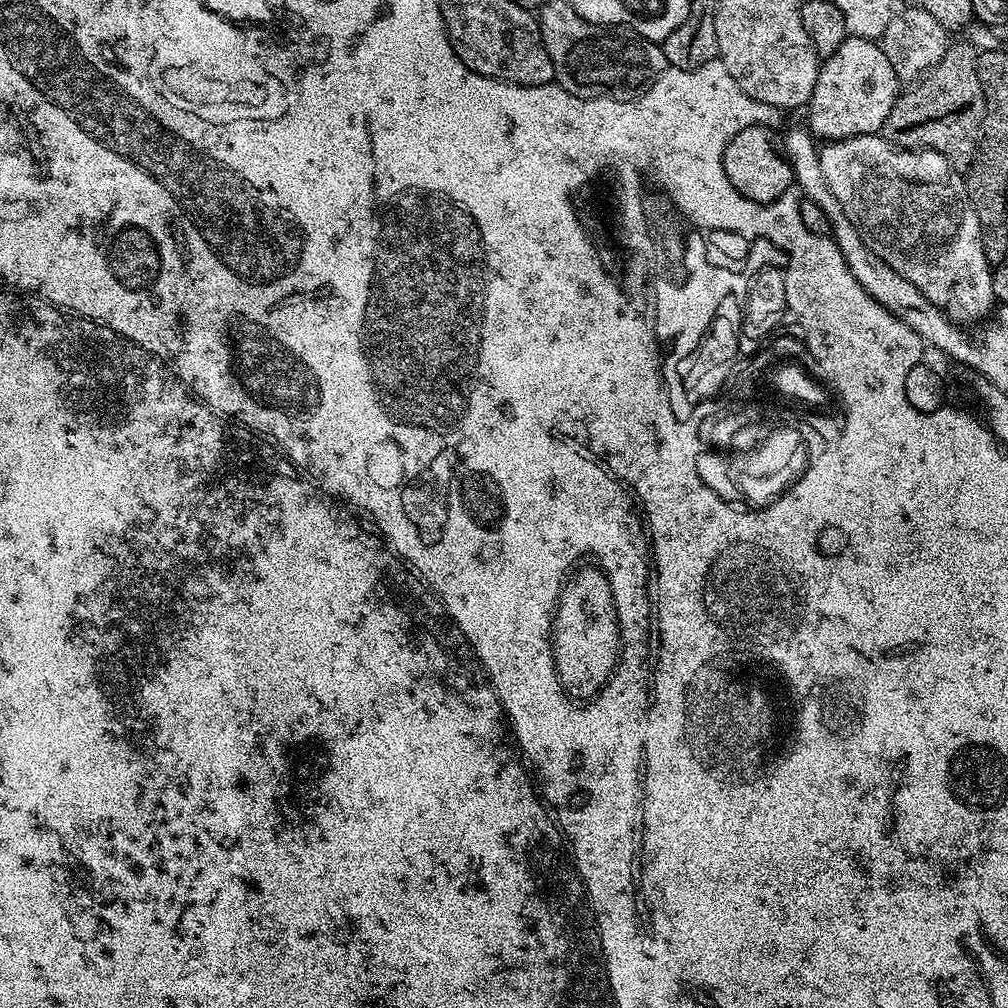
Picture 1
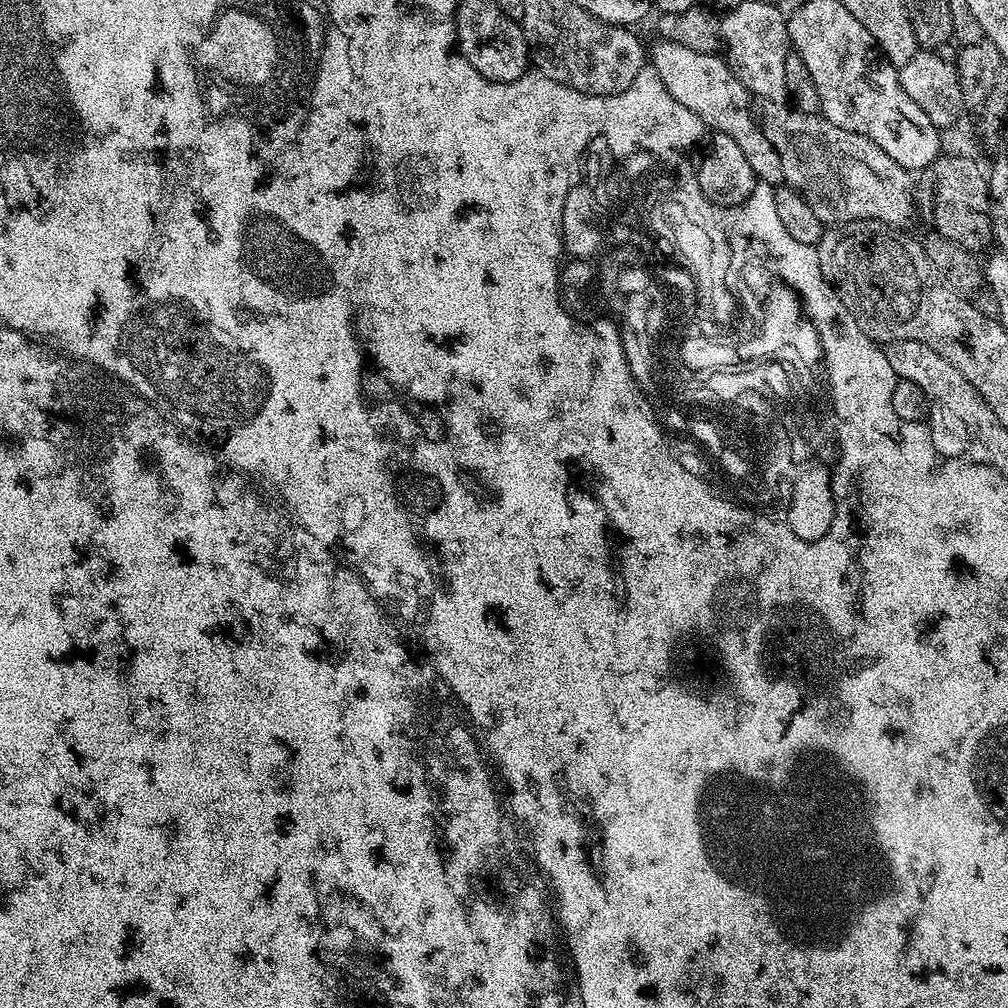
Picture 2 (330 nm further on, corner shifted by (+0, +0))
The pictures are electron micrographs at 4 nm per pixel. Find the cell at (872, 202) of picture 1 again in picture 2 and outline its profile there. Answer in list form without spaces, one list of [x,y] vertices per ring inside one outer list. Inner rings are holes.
[[[768,104],[758,123],[770,146],[778,150],[783,183],[793,188],[818,214],[826,226],[851,220],[881,220],[908,226],[914,220],[914,196],[908,193],[909,169],[898,166],[882,146],[862,134],[842,130],[815,112],[800,112],[791,106]]]

